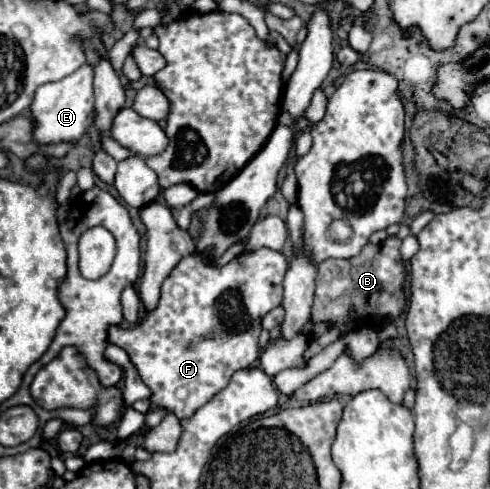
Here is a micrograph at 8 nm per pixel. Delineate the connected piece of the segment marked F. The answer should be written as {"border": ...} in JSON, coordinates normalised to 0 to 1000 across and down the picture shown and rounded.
{"border":[[[529,509],[529,517],[496,517],[467,534],[459,546],[435,546],[427,534],[394,517],[378,526],[341,566],[329,587],[329,616],[316,636],[292,640],[276,669],[247,673],[231,665],[222,673],[222,697],[255,714],[276,742],[284,771],[304,791],[304,824],[316,836],[337,836],[361,857],[390,853],[406,832],[443,808],[471,767],[488,755],[512,751],[529,730],[529,681],[541,640],[573,624],[578,611],[578,562],[586,554],[586,530],[557,509]]]}

